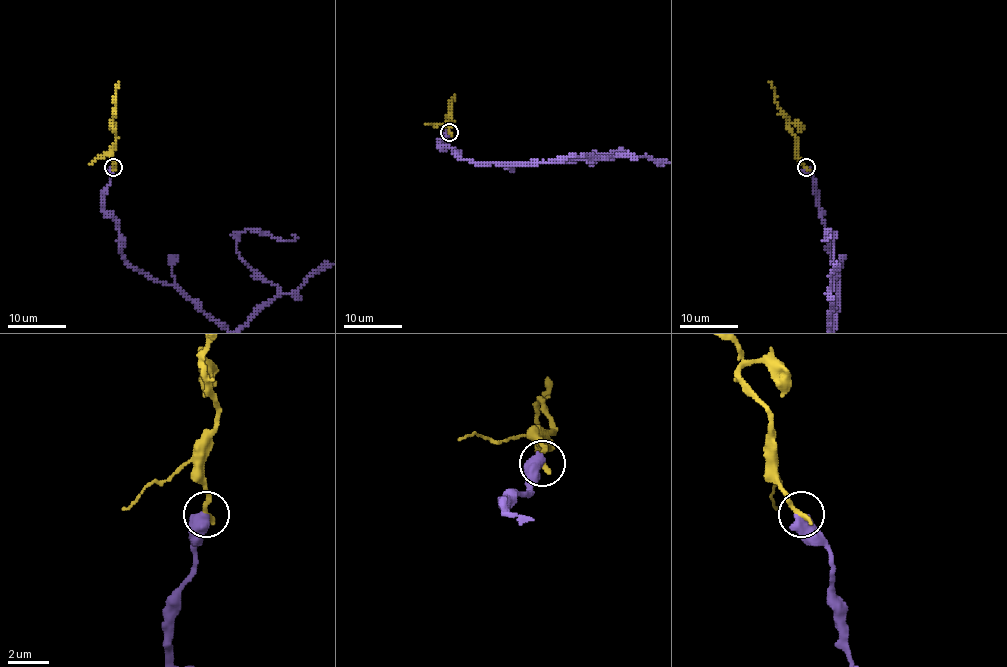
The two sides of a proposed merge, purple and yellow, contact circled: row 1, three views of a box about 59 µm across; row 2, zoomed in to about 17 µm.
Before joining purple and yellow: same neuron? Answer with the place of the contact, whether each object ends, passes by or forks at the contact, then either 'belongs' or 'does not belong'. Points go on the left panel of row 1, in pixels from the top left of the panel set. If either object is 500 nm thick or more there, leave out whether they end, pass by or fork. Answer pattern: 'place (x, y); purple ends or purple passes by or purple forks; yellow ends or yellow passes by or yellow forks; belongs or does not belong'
place (113, 167); does not belong

